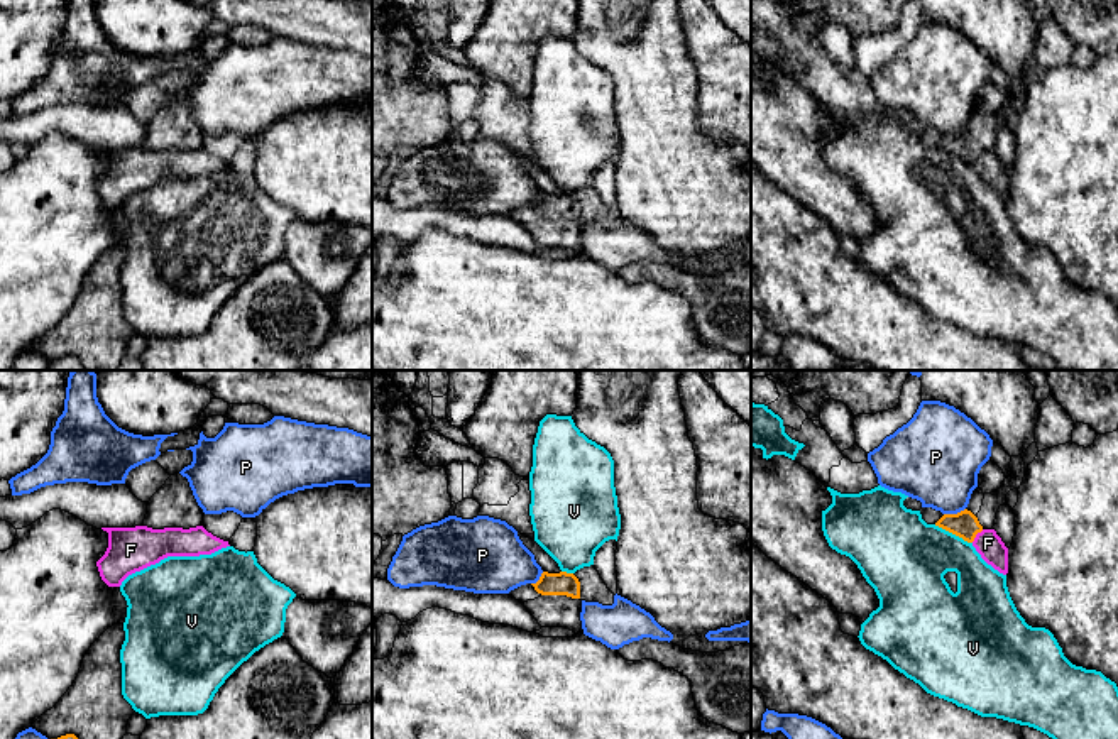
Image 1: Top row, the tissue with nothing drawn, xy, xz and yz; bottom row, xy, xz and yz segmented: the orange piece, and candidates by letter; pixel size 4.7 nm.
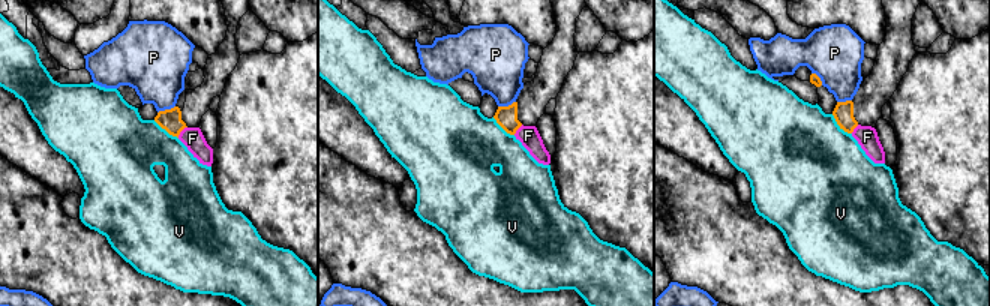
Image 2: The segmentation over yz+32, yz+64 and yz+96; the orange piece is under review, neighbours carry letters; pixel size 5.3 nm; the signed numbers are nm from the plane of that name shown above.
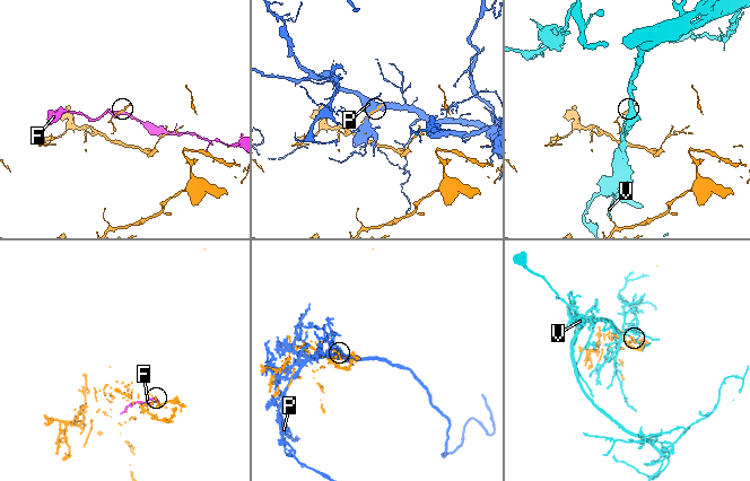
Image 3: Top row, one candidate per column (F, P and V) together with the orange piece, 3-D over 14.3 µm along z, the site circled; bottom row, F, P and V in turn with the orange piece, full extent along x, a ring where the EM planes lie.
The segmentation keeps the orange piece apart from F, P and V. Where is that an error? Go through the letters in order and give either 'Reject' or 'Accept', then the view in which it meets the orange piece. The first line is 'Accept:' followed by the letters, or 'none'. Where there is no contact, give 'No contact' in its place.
Accept: none
F: Reject. Touches orange in yz
P: Reject. Touches orange in yz
V: Reject. Touches orange in yz

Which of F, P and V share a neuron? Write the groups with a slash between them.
F / P / V

